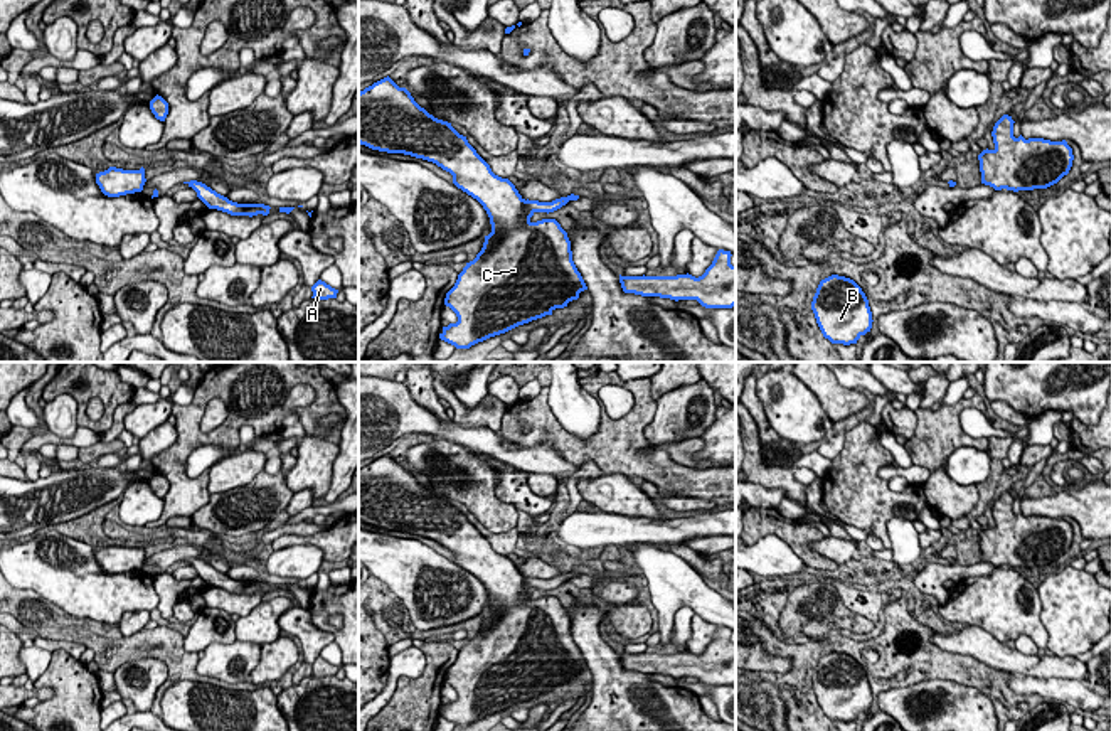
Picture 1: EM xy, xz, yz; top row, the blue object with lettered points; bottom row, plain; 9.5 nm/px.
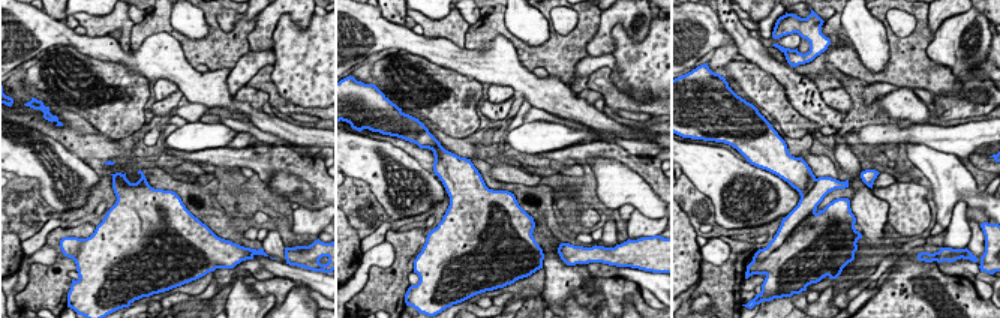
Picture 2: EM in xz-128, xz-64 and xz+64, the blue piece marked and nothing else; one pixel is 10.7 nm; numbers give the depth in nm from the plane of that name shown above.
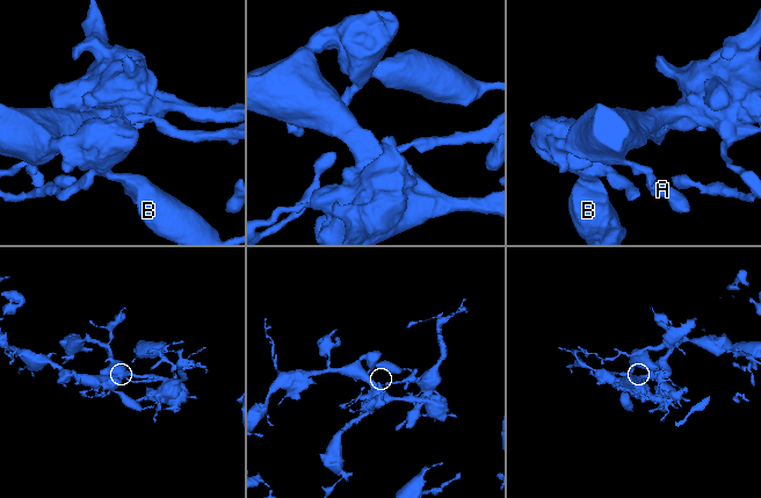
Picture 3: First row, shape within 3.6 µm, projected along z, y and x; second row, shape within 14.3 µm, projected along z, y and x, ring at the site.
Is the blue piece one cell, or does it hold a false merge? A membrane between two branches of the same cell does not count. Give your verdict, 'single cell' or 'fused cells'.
fused cells

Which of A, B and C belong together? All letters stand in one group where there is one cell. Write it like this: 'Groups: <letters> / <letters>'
Groups: A / B C

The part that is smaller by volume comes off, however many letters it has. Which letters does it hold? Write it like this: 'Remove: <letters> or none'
Remove: A

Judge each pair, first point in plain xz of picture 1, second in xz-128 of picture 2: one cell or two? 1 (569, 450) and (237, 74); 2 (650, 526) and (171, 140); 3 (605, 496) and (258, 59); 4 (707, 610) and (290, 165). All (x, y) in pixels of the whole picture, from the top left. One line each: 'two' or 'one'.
1: two
2: one
3: two
4: two

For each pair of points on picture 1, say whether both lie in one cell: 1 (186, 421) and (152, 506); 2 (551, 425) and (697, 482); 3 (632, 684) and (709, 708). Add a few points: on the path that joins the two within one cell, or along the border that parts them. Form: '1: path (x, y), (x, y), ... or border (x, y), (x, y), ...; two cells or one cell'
1: border (164, 499), (160, 514), (145, 524); two cells
2: path (586, 448), (623, 448), (637, 462), (660, 469); one cell
3: border (697, 696), (706, 713); two cells

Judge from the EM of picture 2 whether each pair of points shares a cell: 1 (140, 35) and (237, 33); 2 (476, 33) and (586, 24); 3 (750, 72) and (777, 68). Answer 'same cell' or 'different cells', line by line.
1: same cell
2: same cell
3: different cells

